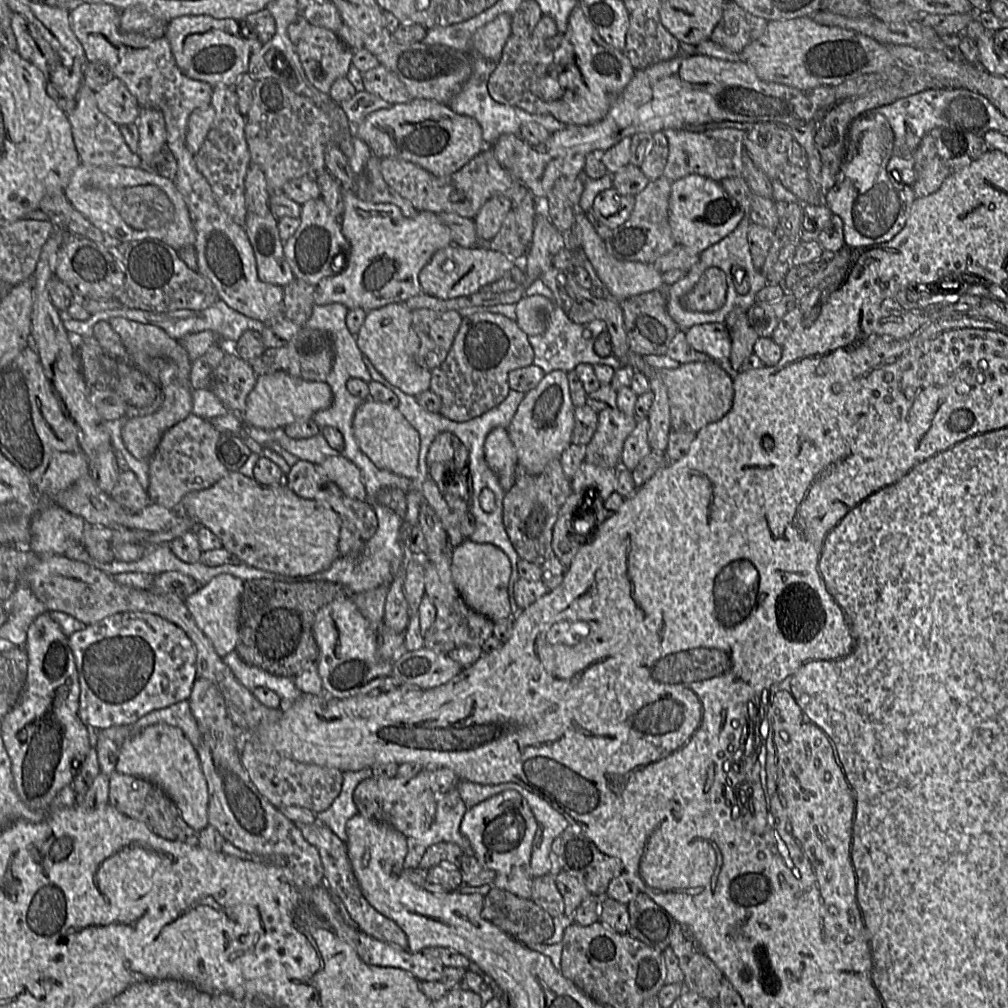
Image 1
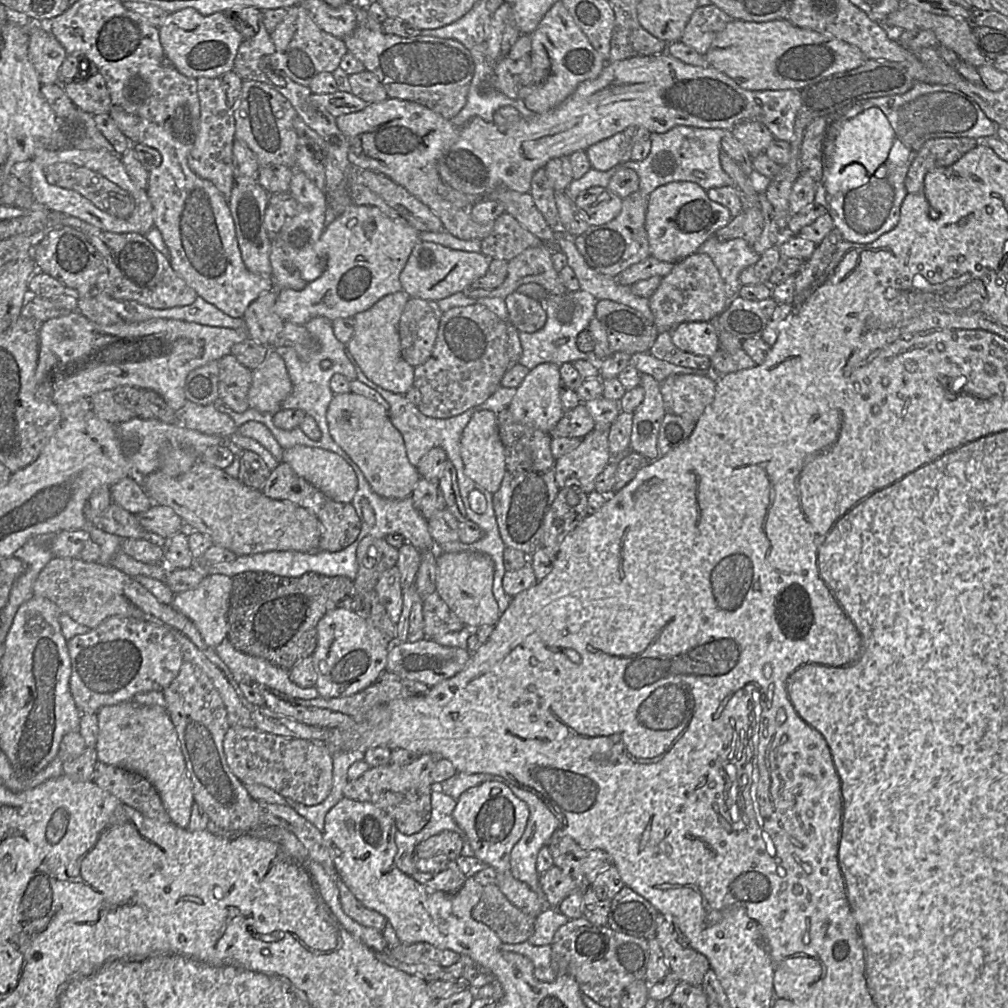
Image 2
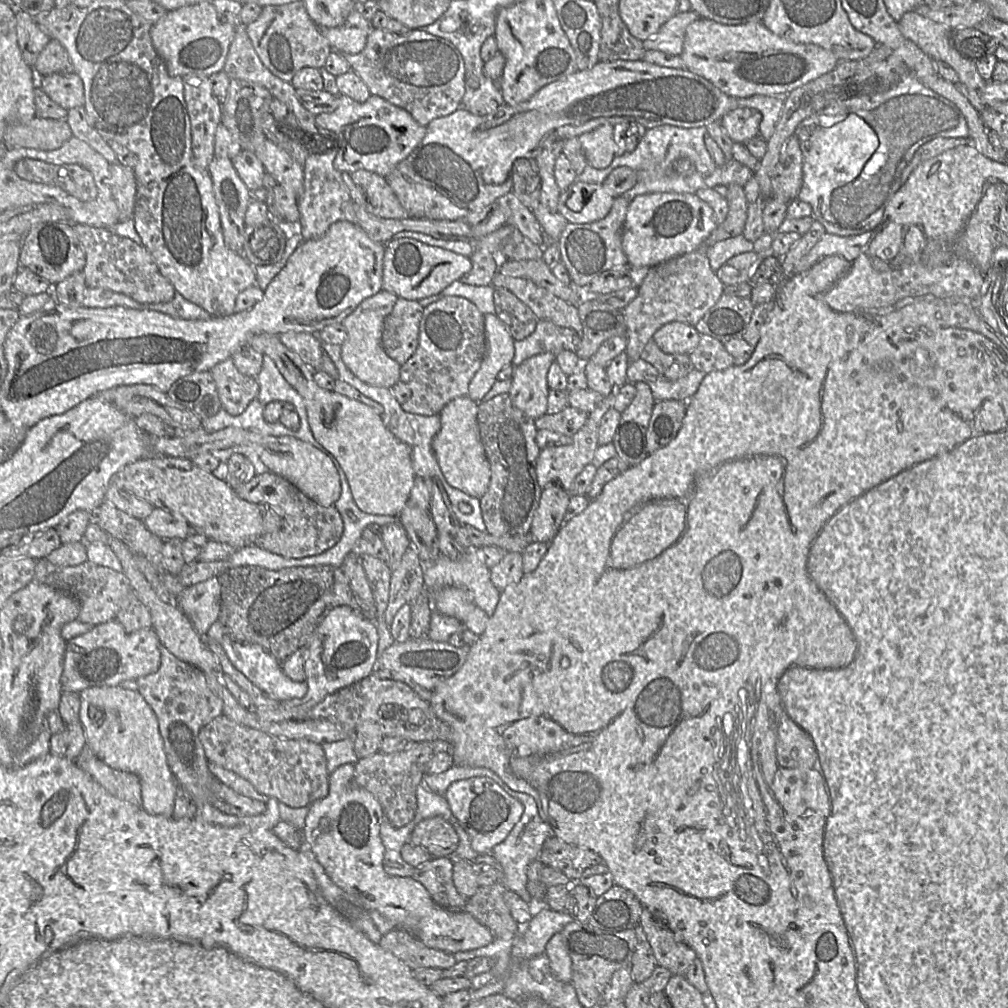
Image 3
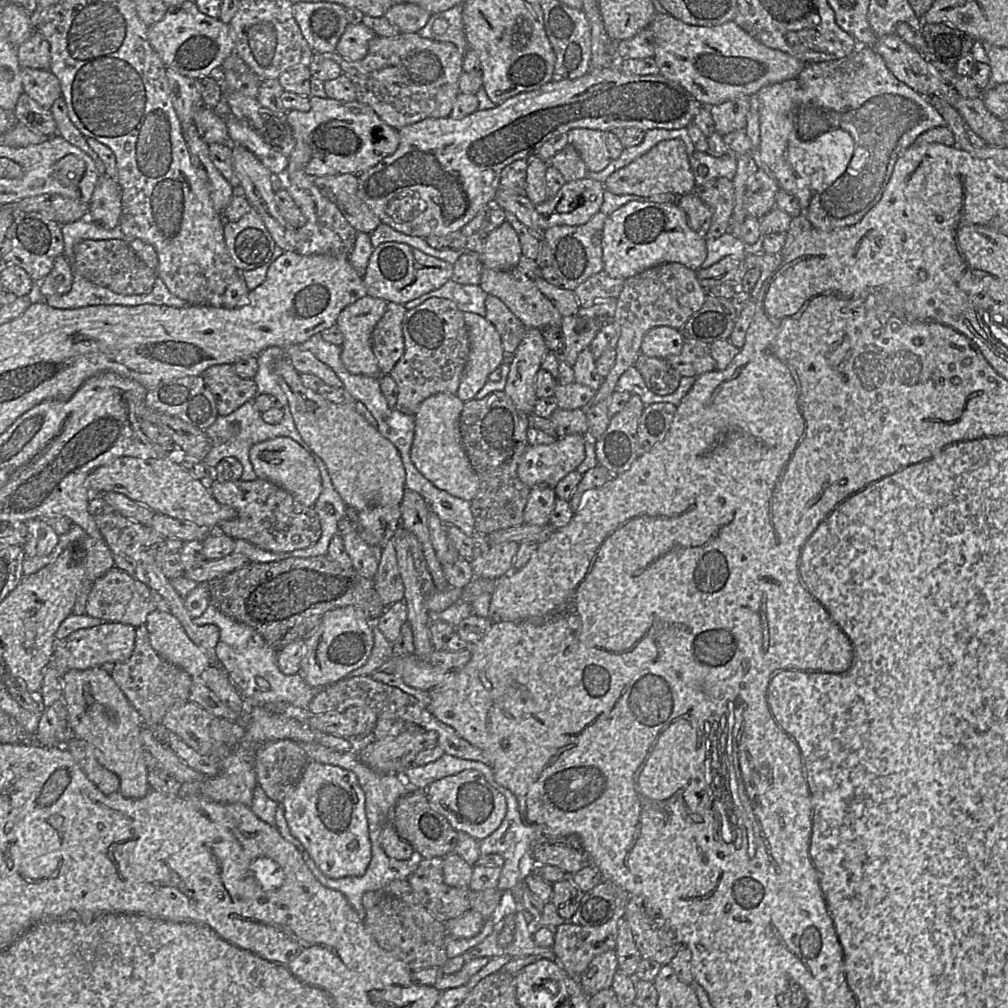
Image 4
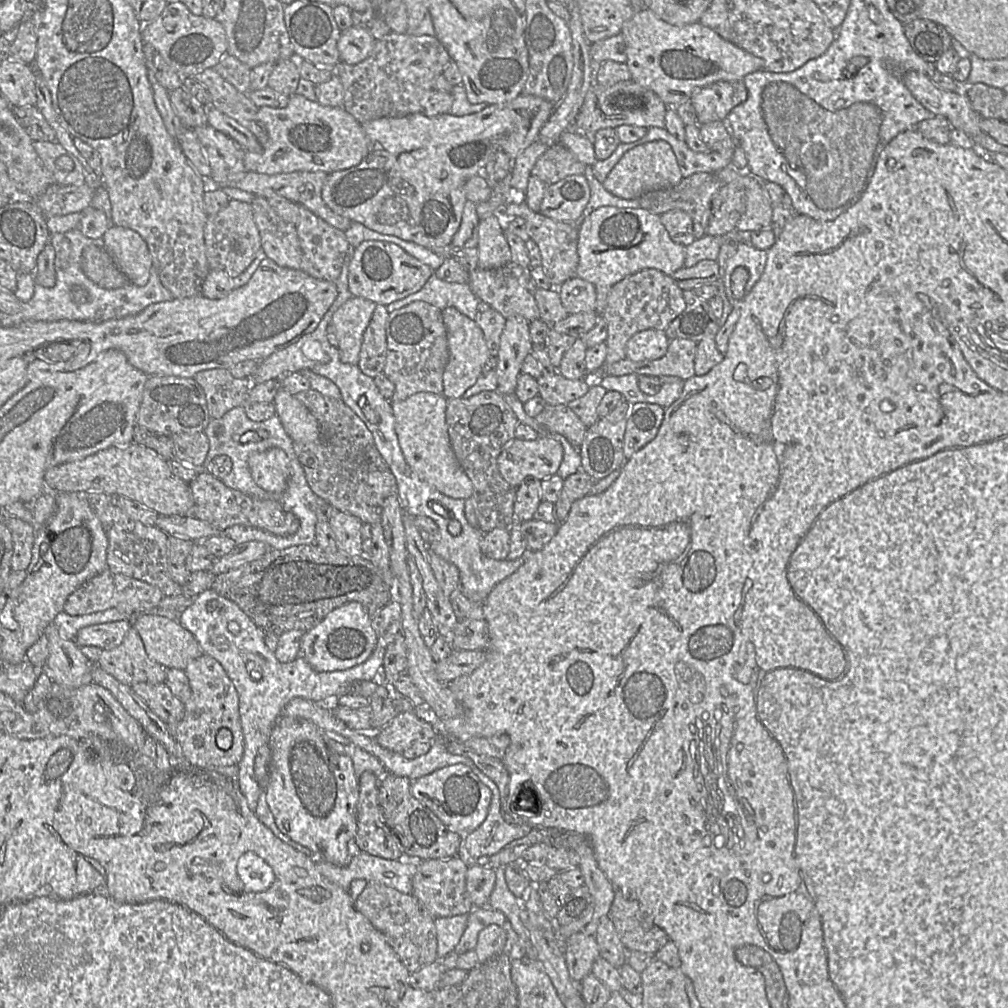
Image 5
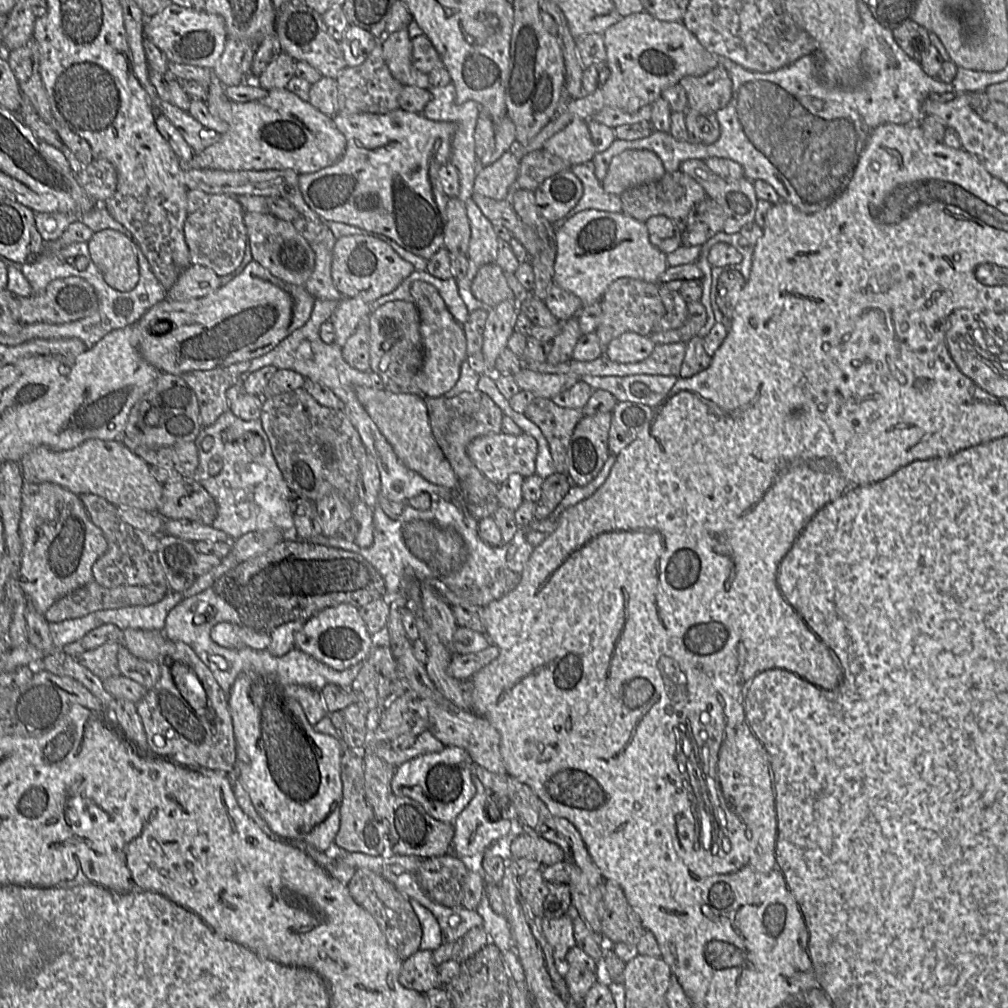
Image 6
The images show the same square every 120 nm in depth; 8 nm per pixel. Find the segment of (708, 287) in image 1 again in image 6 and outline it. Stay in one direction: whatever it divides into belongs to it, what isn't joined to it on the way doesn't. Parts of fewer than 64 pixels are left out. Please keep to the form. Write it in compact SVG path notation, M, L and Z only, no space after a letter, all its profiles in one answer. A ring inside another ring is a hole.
M624 277L610 284L601 298L601 314L595 333L603 350L616 337L626 332L648 336L653 327L665 315L660 298L660 284Z

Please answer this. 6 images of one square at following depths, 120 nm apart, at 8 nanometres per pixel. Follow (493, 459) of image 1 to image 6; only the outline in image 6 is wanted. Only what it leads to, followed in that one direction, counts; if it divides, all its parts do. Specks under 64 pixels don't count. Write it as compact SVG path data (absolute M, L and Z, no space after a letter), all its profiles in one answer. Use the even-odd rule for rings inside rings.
M356 386L354 390L359 402L406 467L430 483L449 490L458 490L458 477L433 436L425 404L426 397L416 394L391 393L366 386Z

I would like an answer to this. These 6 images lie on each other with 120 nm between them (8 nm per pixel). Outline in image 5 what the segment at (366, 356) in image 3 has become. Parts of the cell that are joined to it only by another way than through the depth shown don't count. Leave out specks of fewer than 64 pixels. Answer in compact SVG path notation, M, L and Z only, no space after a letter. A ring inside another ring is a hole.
M352 296L333 313L331 322L337 330L342 362L358 364L363 334L376 305L366 298Z

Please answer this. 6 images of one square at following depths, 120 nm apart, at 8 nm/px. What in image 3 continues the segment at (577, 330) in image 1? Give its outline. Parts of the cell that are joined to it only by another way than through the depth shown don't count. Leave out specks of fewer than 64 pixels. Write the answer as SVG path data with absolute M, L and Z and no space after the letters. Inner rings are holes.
M539 320L534 332L523 340L515 341L515 353L512 366L516 367L524 360L545 352L553 355L563 351L561 327L548 320Z

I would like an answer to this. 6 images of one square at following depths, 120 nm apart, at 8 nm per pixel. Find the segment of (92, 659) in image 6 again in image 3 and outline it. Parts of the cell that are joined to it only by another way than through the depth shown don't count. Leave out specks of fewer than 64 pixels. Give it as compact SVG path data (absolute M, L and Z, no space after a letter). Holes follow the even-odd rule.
M160 646L160 653L161 661L159 669L154 673L134 680L138 685L137 692L142 695L157 716L167 763L179 787L188 792L196 804L211 804L212 781L215 778L209 770L209 760L205 755L198 735L205 725L217 716L223 715L222 700L209 688L206 674L200 669L179 660L163 646Z

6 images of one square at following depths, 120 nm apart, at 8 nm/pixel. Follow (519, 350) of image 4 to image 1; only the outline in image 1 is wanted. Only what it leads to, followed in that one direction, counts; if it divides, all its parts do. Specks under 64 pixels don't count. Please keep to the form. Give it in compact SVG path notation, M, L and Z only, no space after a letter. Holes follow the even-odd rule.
M565 371L546 373L537 387L525 393L506 429L516 449L517 468L526 474L538 475L551 460L559 459L564 450L573 444L571 438L575 425L574 411Z

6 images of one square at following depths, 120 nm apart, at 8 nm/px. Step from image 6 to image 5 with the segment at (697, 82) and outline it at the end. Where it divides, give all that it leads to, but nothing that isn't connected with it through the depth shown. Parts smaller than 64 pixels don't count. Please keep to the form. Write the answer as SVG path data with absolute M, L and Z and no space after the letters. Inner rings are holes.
M742 80L718 81L697 89L691 96L699 123L725 121L728 114L747 99Z

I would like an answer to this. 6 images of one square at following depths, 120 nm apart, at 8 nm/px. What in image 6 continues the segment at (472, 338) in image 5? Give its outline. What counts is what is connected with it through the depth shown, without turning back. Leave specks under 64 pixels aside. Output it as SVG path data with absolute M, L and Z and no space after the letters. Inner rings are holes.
M414 281L410 285L410 294L419 312L420 335L424 349L424 362L417 374L416 383L424 397L441 397L456 385L461 366L468 357L463 324L455 320L438 290L432 285Z

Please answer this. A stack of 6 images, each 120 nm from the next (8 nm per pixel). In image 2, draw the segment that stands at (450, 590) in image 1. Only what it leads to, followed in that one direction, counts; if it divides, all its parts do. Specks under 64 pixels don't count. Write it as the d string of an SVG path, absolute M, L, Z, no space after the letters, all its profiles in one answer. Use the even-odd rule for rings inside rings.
M436 591L423 600L423 618L424 638L431 640L466 627Z

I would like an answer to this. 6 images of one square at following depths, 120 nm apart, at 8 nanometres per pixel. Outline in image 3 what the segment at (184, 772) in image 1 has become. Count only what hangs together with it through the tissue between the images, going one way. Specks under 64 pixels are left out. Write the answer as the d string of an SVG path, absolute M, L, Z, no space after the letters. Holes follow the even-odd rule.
M122 686L90 687L78 694L79 721L86 744L111 768L139 778L144 810L172 817L179 784L168 766L157 716L150 705L139 692Z

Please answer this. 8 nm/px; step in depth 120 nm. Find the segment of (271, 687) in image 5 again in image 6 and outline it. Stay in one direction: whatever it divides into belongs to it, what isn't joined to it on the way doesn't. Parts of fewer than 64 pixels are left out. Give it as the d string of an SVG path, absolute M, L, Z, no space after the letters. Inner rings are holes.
M207 588L193 596L184 598L167 615L162 630L165 637L173 642L181 641L190 646L197 656L209 667L223 691L228 694L237 675L241 672L260 674L264 678L277 678L284 686L296 684L320 691L327 684L350 688L357 677L362 663L344 671L334 670L298 648L293 648L281 657L273 656L268 650L254 650L249 647L229 649L215 643L210 636L212 628L220 622L242 625L239 614L213 588Z

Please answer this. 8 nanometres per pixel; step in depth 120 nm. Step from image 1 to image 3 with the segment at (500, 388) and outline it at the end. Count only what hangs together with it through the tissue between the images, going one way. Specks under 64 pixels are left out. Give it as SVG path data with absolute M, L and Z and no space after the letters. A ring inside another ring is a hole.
M448 296L442 297L436 302L433 302L426 307L424 307L422 317L419 325L419 344L418 347L413 354L413 356L401 366L400 370L400 382L406 384L412 392L411 398L405 403L401 404L402 409L406 412L412 414L418 414L422 416L433 416L438 415L441 410L453 399L458 397L463 397L468 395L469 384L474 377L475 373L479 370L485 356L487 353L487 341L485 335L485 323L484 323L484 314L479 311L476 305L469 300L456 297L456 296Z

